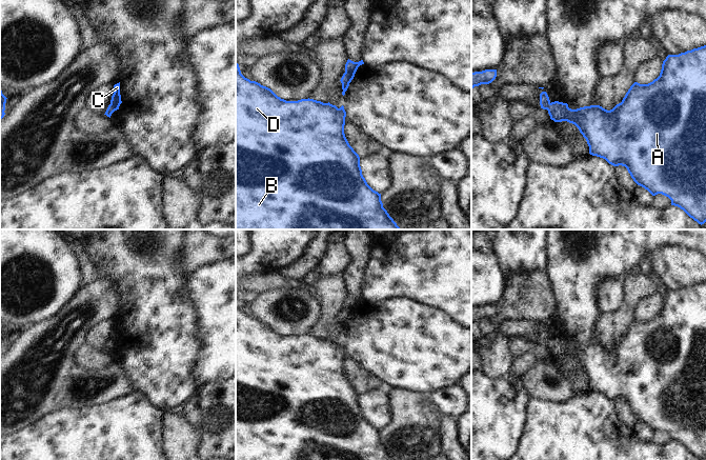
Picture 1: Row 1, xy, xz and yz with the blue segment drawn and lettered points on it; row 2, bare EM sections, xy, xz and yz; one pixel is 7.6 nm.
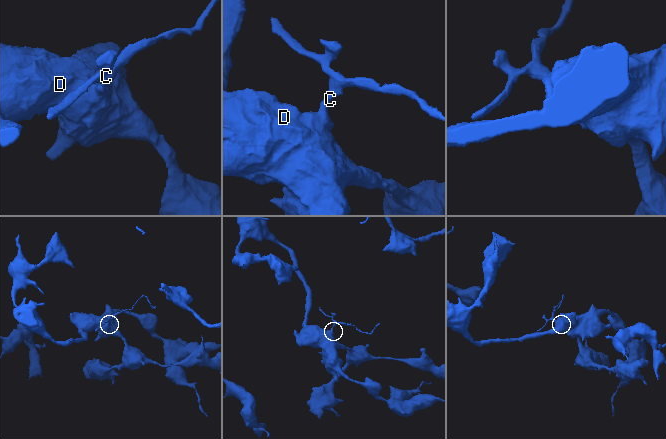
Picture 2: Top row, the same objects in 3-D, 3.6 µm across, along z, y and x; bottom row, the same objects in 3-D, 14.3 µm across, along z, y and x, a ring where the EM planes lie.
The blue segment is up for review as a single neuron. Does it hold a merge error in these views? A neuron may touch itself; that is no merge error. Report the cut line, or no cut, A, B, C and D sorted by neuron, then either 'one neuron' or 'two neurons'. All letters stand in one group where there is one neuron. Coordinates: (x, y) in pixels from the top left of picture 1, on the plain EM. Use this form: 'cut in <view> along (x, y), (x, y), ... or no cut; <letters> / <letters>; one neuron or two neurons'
cut in xz along (345, 306), (354, 310); A B D / C; two neurons

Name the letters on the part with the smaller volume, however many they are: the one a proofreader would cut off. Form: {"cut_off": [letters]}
{"cut_off": ["C"]}

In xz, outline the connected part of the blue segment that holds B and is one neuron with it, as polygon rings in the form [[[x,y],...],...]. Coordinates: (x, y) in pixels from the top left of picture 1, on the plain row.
[[[236,299],[236,460],[397,460],[394,455],[389,452],[387,446],[383,443],[381,437],[381,429],[374,426],[366,418],[362,411],[362,405],[360,402],[360,393],[349,381],[345,369],[346,347],[342,341],[338,344],[336,341],[328,339],[323,339],[314,335],[301,335],[298,337],[286,337],[278,333],[270,324],[261,321],[256,317],[250,317],[245,314],[240,306],[239,300]]]

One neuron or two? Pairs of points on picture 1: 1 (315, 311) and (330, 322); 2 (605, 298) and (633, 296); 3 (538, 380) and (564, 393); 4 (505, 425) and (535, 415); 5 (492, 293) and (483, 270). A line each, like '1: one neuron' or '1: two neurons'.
1: two neurons
2: two neurons
3: one neuron
4: two neurons
5: one neuron

